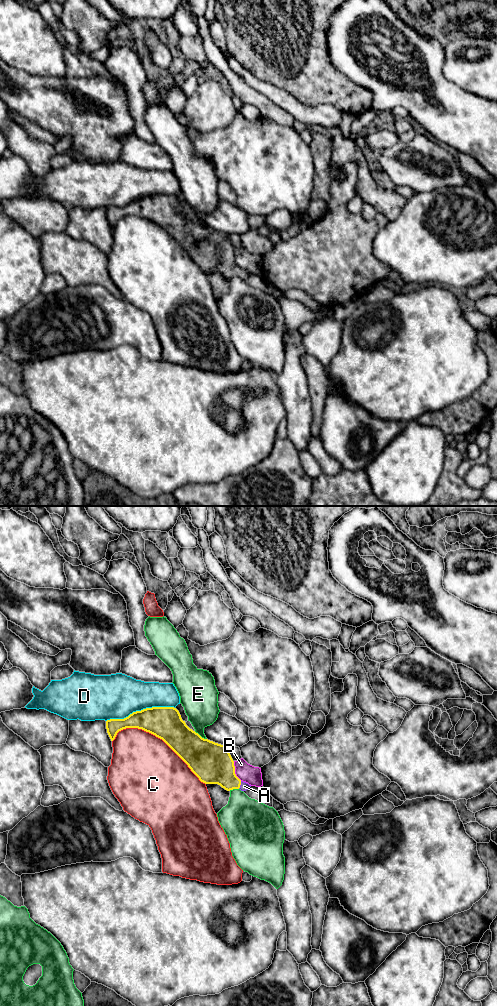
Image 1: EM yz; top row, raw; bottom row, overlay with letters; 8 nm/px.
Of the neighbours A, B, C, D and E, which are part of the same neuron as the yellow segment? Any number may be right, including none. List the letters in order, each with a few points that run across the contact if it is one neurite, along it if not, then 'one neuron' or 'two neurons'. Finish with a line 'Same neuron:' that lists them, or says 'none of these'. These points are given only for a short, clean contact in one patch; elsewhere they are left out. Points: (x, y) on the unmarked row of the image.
A: yz (215, 254), (230, 269), (240, 272), (244, 274) | one neuron
B: two neurons
C: two neurons
D: two neurons
E: two neurons
Same neuron: A

